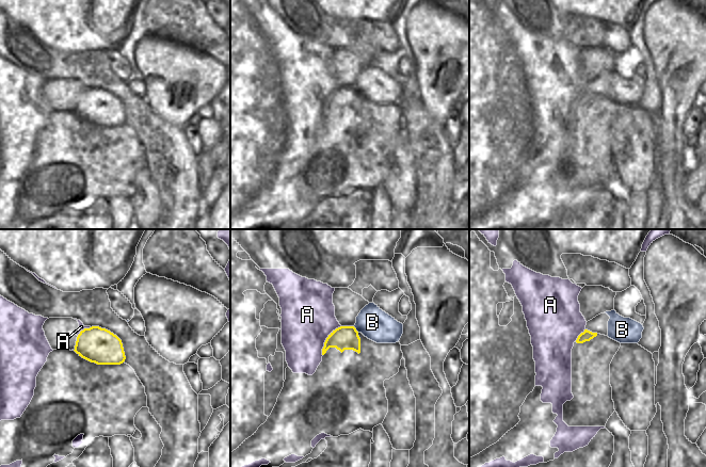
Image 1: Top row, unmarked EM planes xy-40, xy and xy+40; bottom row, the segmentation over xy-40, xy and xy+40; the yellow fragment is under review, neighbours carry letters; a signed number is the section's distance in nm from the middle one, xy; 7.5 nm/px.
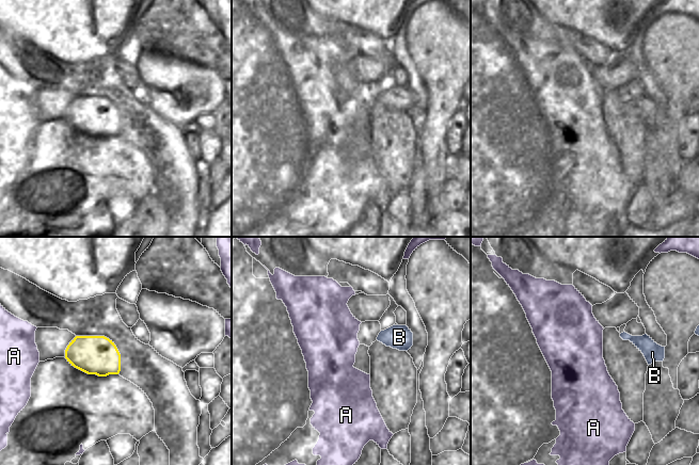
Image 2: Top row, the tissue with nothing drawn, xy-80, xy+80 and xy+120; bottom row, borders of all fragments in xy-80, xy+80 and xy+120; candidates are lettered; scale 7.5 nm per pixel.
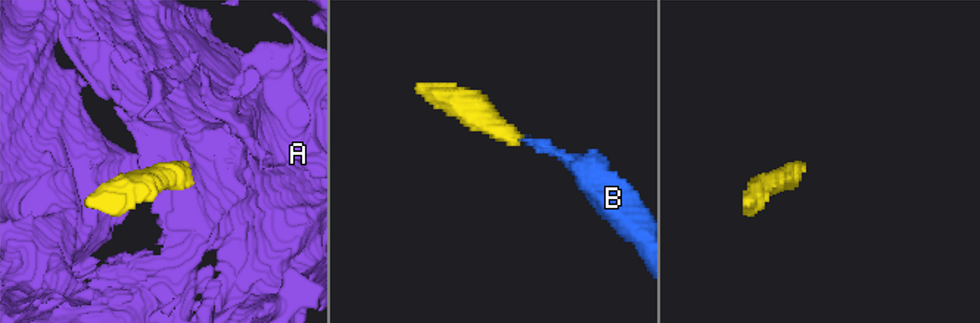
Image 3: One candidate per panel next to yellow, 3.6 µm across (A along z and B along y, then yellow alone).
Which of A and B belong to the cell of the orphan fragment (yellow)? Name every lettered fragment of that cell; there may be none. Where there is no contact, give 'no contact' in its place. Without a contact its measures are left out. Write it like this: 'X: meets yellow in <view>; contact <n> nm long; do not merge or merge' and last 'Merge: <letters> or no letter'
A: meets yellow in xy; contact 280 nm long; do not merge
B: meets yellow in xy; contact 60 nm long; merge
Merge: B

